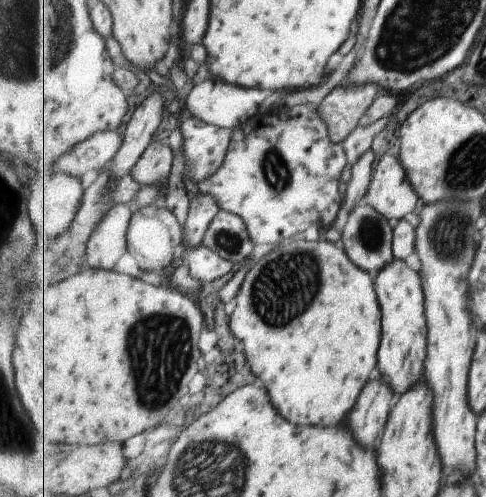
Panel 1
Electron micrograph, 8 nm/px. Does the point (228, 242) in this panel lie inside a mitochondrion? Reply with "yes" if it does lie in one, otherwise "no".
yes

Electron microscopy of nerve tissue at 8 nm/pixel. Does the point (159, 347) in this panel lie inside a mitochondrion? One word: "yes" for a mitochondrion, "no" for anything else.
yes

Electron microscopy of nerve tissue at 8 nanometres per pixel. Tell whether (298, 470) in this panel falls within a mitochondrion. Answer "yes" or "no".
no

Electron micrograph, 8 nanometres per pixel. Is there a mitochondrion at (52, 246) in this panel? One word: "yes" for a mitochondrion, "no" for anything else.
no

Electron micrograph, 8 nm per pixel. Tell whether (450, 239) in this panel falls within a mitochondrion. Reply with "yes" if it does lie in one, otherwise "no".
yes

